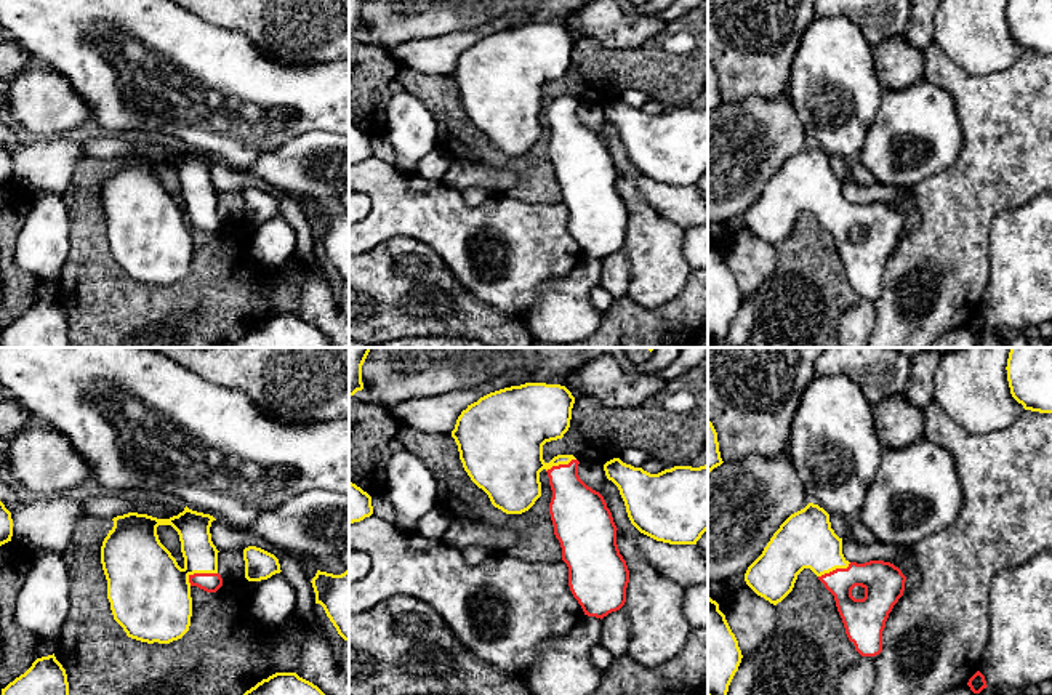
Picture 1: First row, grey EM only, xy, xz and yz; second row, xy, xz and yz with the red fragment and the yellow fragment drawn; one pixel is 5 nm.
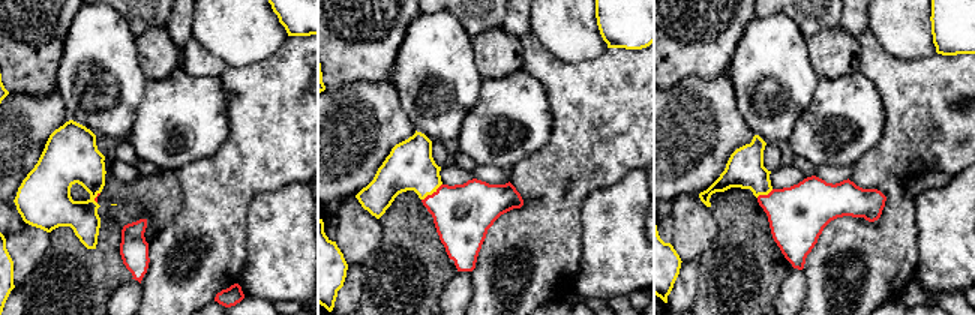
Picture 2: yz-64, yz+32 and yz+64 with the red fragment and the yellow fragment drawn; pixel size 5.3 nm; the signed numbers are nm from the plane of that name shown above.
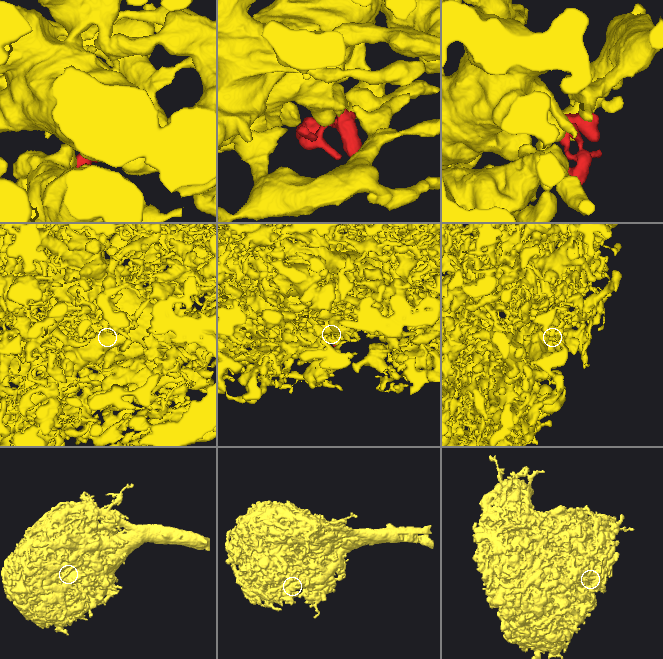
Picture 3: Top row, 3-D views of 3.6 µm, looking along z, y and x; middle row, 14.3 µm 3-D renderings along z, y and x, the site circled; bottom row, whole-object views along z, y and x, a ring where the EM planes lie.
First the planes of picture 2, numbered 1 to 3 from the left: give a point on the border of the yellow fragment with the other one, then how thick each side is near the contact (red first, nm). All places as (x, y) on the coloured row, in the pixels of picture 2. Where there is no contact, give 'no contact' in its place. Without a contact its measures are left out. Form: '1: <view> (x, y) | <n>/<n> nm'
1: yz-64 (95, 198) | 20/280 nm
2: yz+32 (432, 194) | 320/260 nm
3: yz+64 (764, 195) | 320/200 nm

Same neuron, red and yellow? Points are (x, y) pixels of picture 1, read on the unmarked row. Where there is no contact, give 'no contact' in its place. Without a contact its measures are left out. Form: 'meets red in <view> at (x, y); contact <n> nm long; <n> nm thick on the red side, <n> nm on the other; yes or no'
meets red in xy at (200, 215); contact 160 nm long; 100 nm thick on the red side, 360 nm on the other; yes

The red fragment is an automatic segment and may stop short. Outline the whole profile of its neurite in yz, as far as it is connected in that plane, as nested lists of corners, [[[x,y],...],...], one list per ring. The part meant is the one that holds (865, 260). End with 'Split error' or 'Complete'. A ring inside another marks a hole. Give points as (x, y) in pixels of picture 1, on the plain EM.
[[[813,144],[791,155],[780,167],[762,195],[748,208],[745,223],[757,237],[777,247],[793,232],[804,210],[810,210],[834,237],[845,275],[855,291],[861,298],[879,296],[885,263],[905,232],[906,218],[901,211],[884,202],[849,203],[842,195],[842,179],[831,170],[829,155]]]. Split error

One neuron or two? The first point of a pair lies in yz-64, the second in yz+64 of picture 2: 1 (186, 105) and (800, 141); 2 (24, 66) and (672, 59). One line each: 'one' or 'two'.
1: one
2: one

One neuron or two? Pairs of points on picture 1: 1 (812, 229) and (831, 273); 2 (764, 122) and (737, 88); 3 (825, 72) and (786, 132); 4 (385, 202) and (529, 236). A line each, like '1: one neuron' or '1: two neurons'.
1: one neuron
2: two neurons
3: two neurons
4: one neuron

